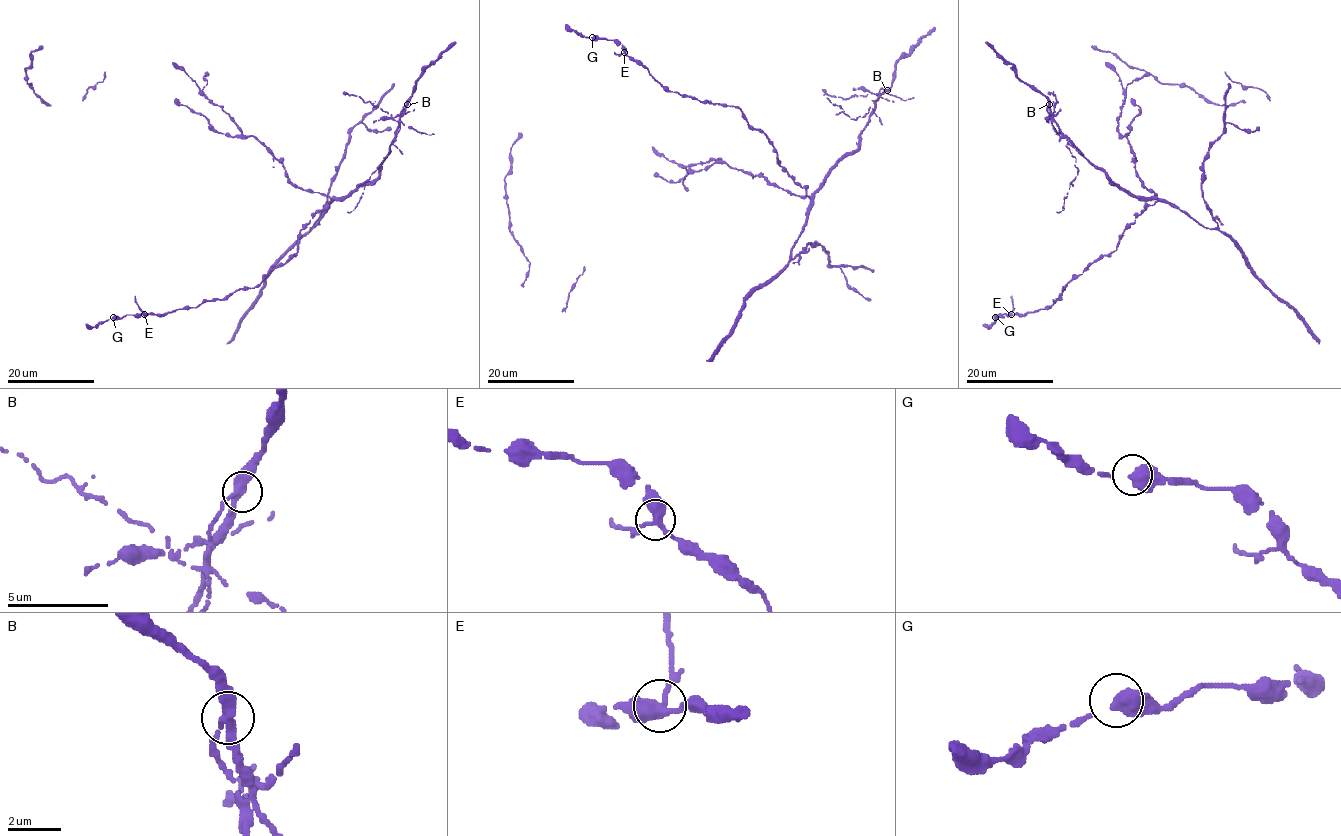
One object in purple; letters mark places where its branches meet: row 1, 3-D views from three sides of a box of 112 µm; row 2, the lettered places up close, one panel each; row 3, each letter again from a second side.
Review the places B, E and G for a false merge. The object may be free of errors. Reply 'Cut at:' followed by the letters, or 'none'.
Cut at: B

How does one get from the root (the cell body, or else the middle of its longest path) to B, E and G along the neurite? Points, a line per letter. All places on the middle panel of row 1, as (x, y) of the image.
B: (752, 175), (810, 197), (838, 162), (858, 148), (859, 133), (886, 90)
E: (752, 175), (810, 198), (778, 163), (769, 139), (751, 128), (739, 108), (668, 92), (646, 68), (624, 52)
G: (752, 175), (810, 198), (778, 163), (769, 139), (751, 128), (739, 108), (668, 92), (621, 43), (592, 37)

